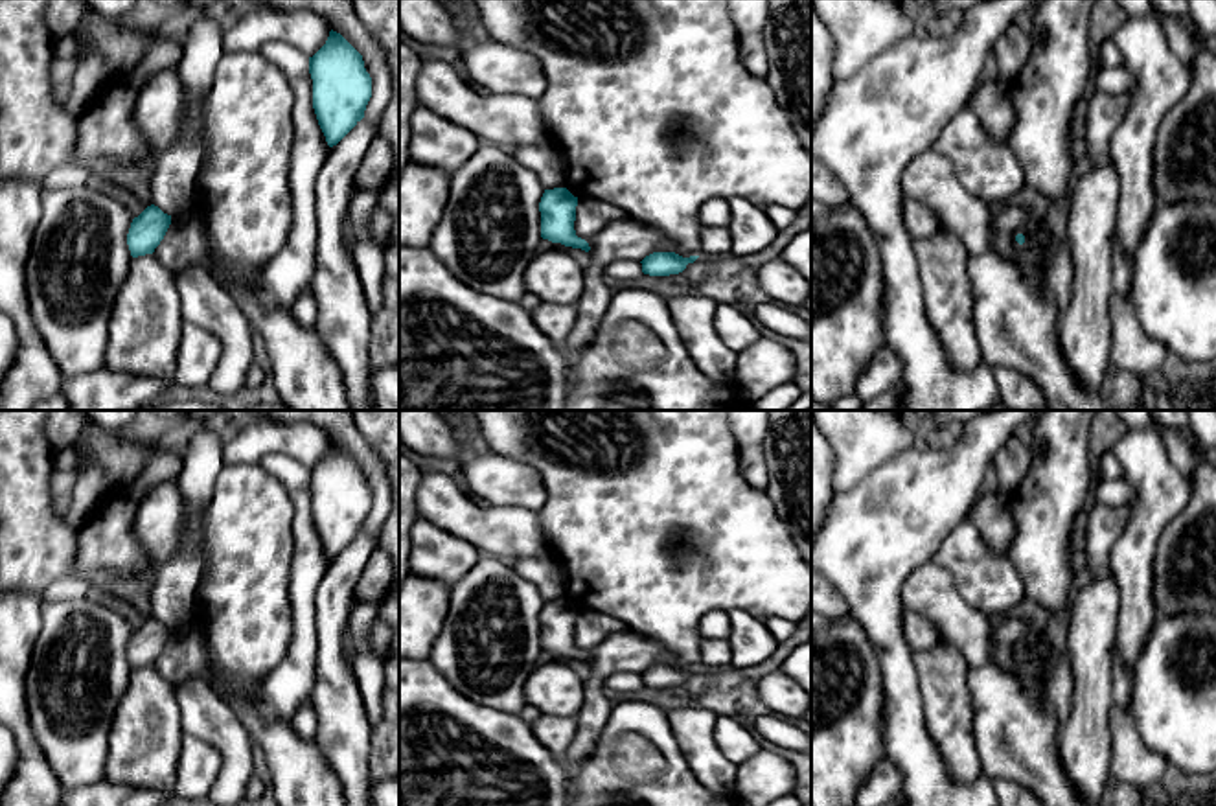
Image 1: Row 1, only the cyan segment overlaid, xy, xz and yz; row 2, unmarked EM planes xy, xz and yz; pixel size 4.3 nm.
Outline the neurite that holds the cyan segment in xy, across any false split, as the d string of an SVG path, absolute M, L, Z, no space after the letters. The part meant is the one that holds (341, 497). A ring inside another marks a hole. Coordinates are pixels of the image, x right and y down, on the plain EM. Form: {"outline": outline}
{"outline": "M337 443L309 469L313 521L329 559L362 530L372 510L372 489L362 467Z"}

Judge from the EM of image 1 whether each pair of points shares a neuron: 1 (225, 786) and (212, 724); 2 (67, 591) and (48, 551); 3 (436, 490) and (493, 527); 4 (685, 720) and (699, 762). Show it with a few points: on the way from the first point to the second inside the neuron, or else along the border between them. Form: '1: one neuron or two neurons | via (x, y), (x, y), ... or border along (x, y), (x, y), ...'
1: one neuron | via (230, 771), (230, 742), (227, 738)
2: two neurons | border along (85, 589), (74, 582), (54, 582), (41, 593)
3: one neuron | via (451, 505), (462, 516), (479, 523)
4: one neuron | via (694, 731), (699, 751)

